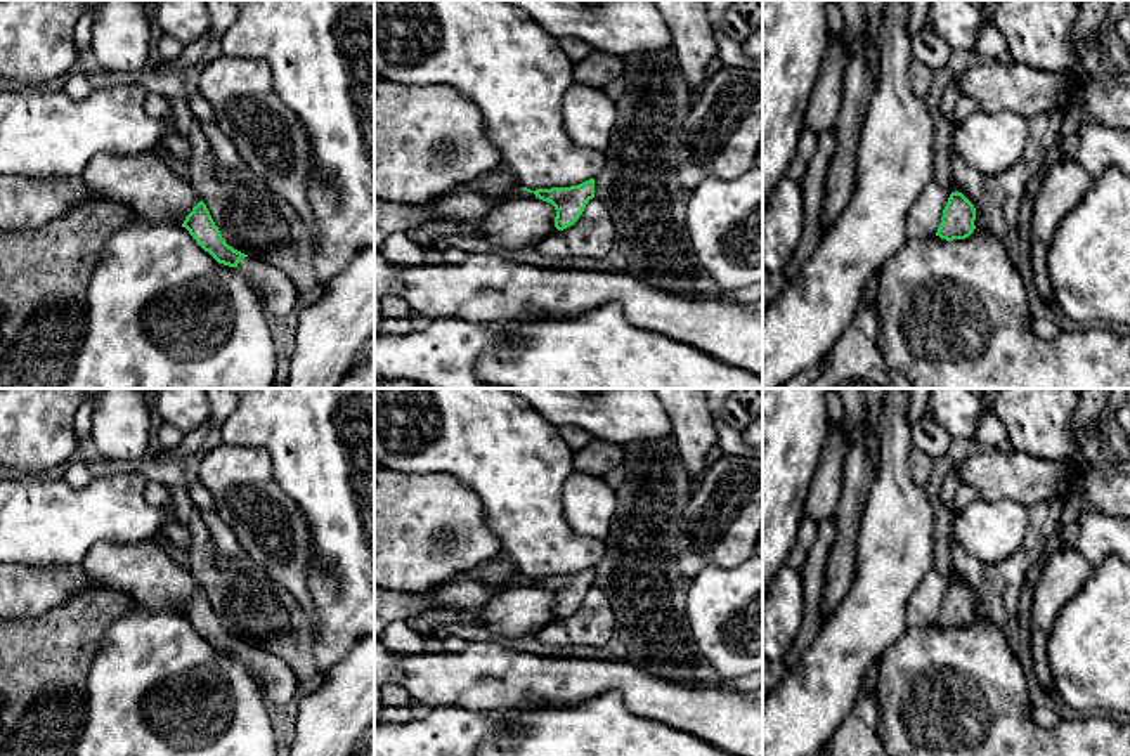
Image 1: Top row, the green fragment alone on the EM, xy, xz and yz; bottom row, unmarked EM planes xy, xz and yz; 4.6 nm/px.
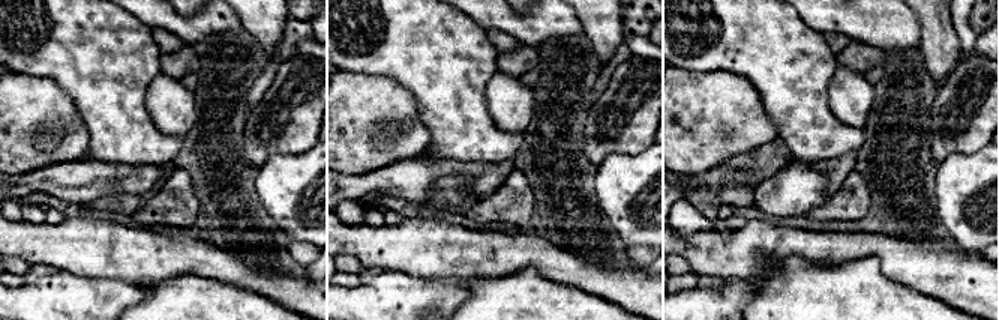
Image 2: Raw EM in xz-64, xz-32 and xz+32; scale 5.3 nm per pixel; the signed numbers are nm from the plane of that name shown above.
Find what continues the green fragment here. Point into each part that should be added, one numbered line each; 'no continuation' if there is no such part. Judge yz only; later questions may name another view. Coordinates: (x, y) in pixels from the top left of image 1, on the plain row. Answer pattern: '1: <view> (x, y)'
no continuation

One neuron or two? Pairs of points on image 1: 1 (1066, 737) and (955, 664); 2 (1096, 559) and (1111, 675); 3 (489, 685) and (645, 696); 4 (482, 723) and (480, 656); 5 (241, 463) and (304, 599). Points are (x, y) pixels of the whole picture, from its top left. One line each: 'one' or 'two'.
1: one
2: two
3: one
4: two
5: one

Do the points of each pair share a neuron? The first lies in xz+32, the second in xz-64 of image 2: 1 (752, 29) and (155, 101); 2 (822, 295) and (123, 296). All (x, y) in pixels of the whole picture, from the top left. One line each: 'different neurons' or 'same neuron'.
1: different neurons
2: different neurons

